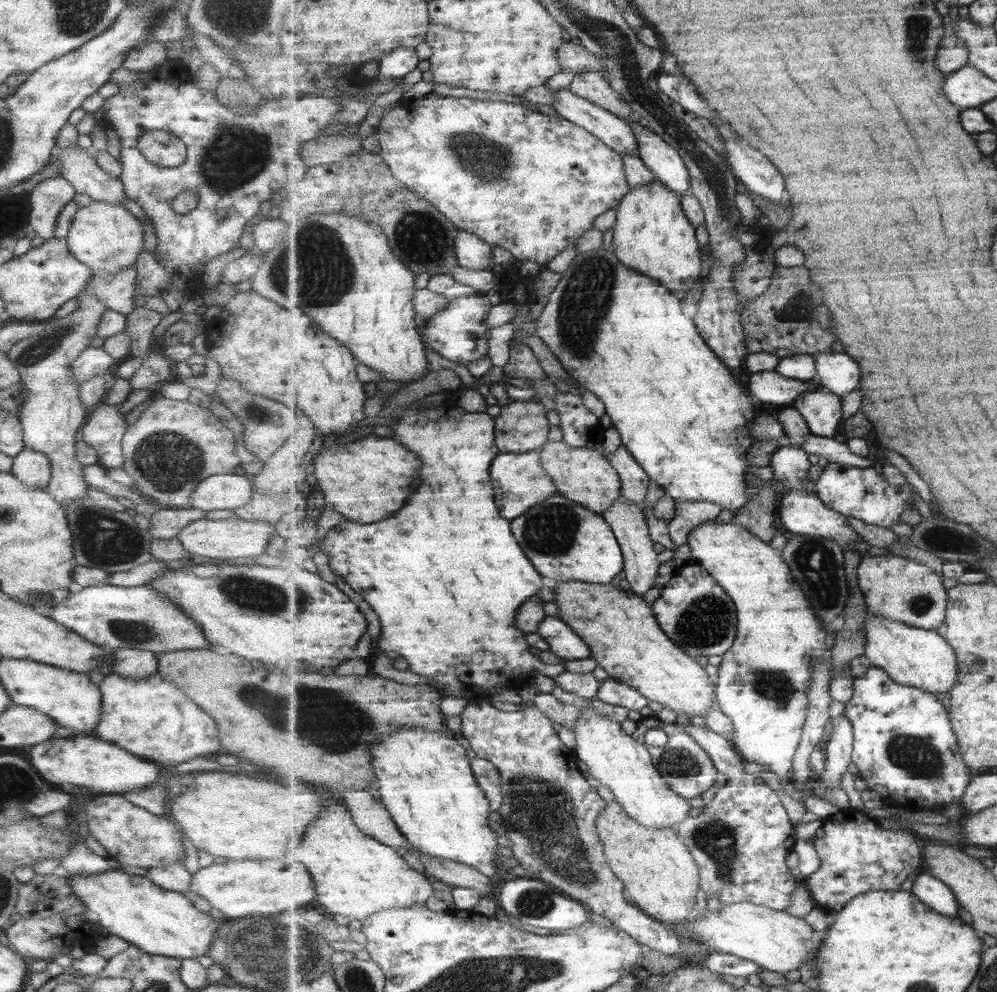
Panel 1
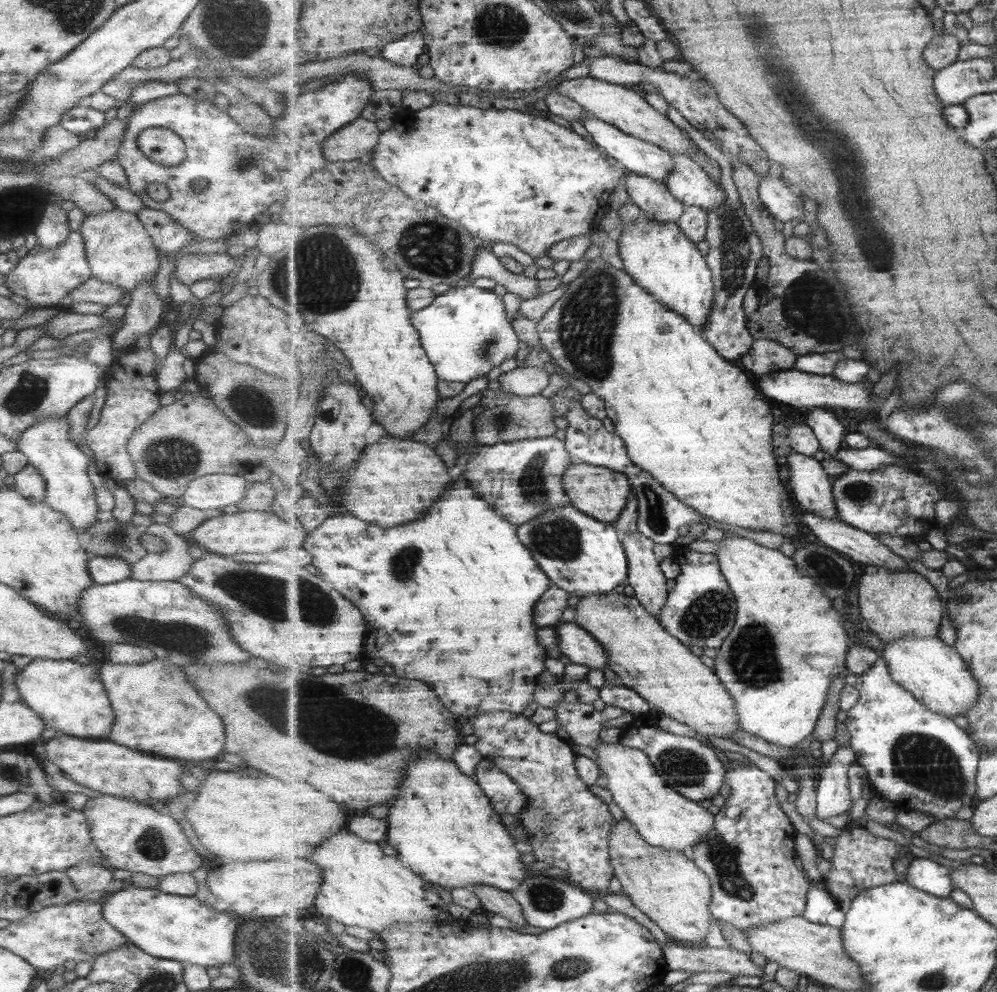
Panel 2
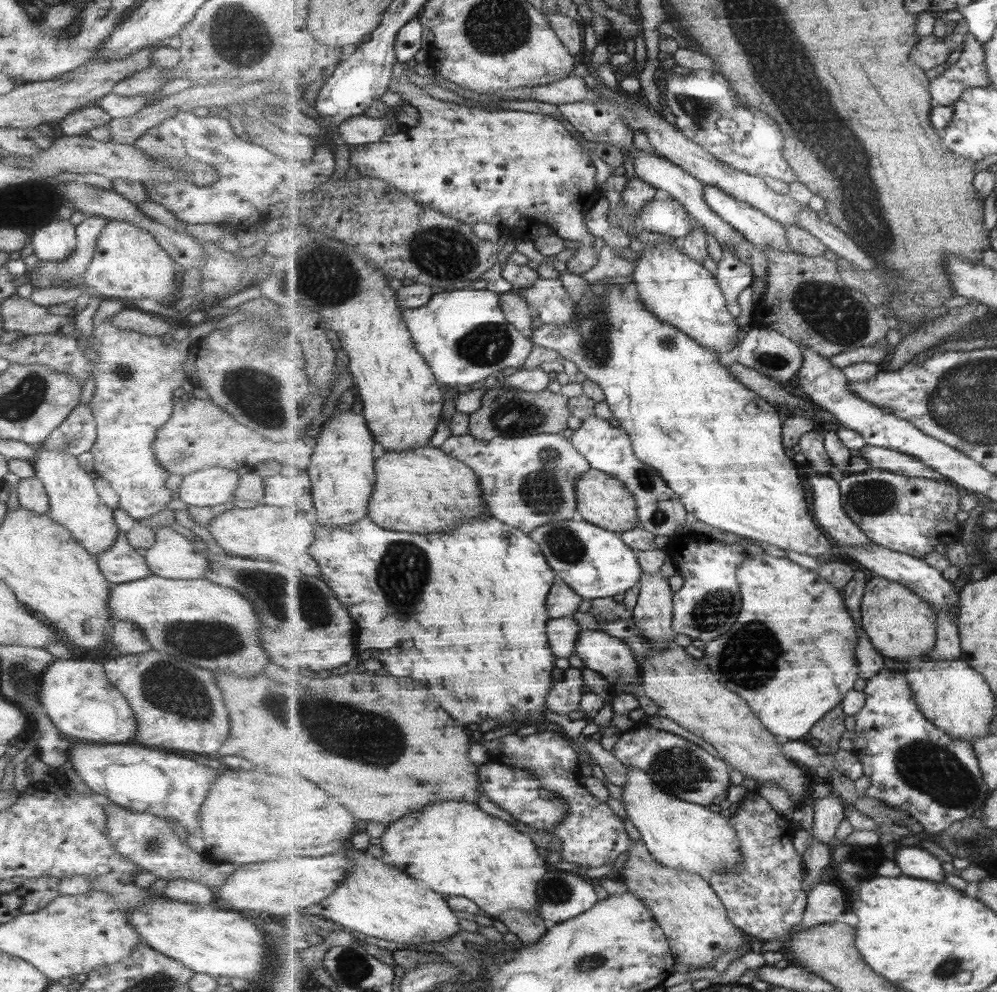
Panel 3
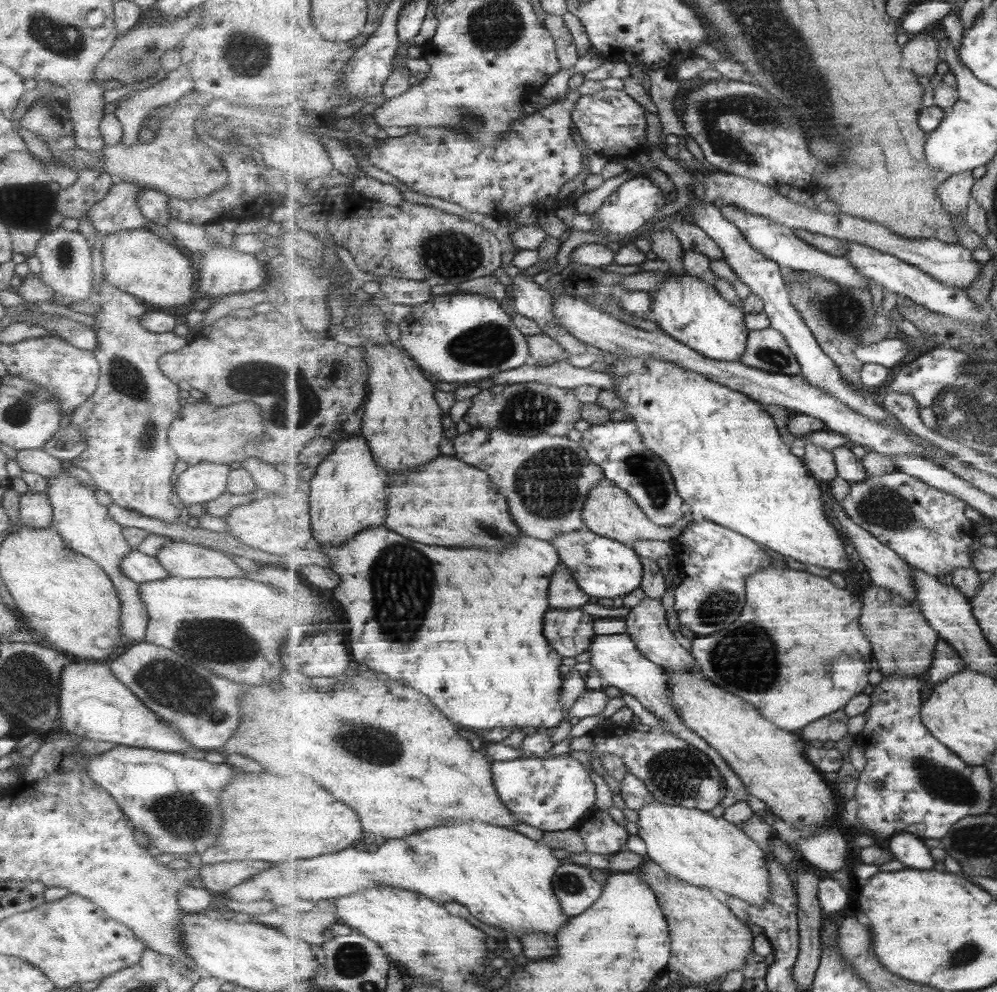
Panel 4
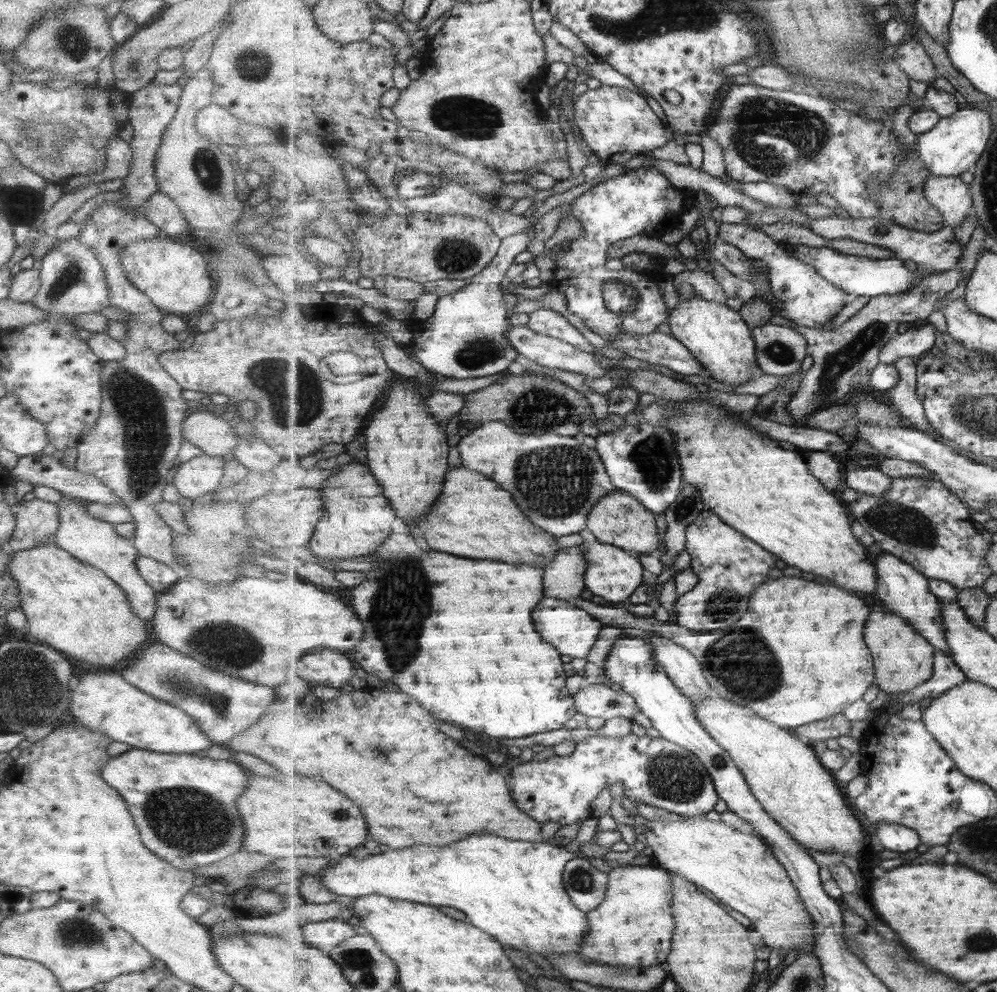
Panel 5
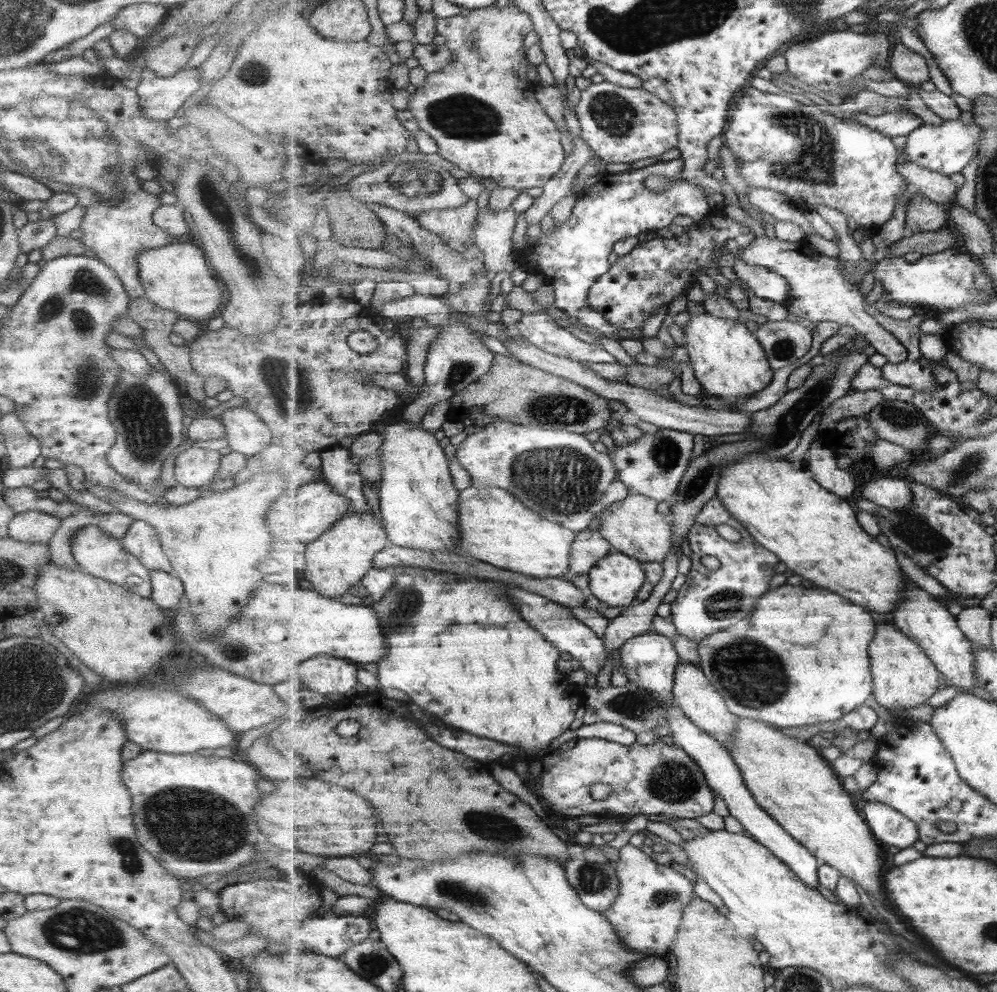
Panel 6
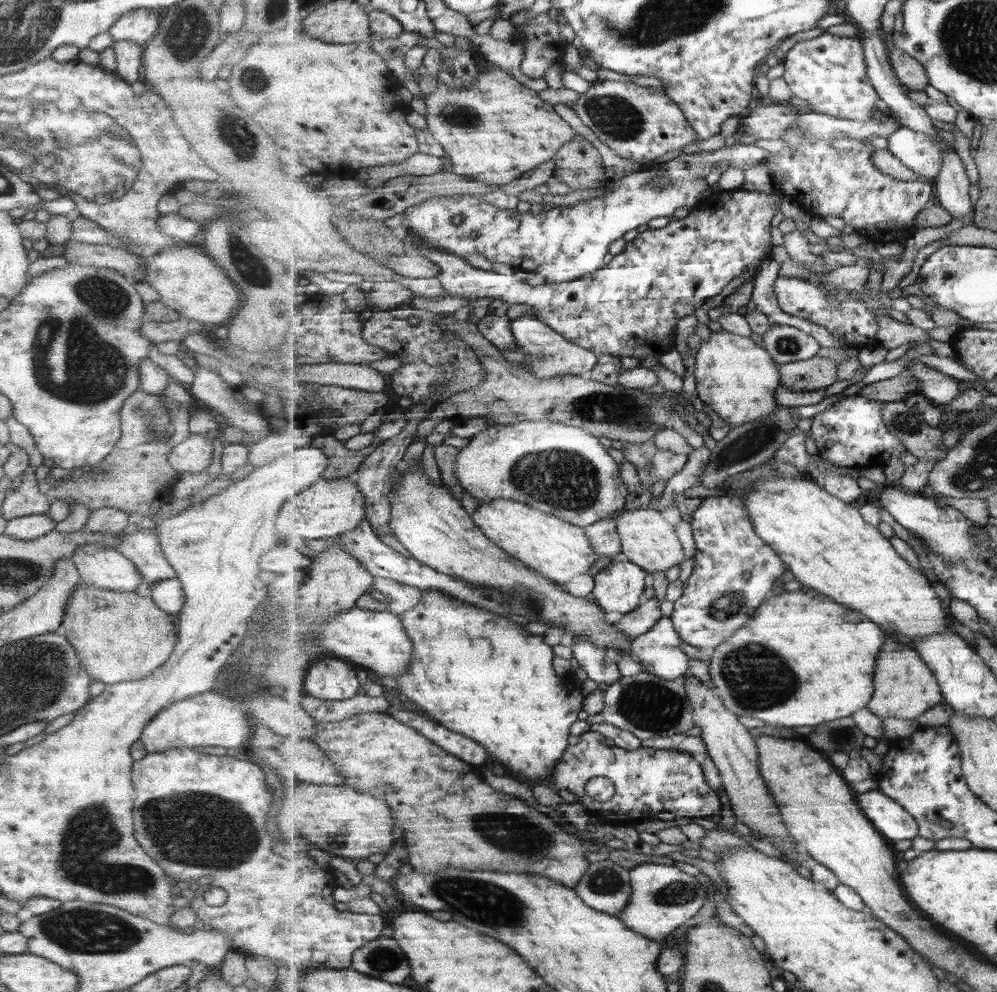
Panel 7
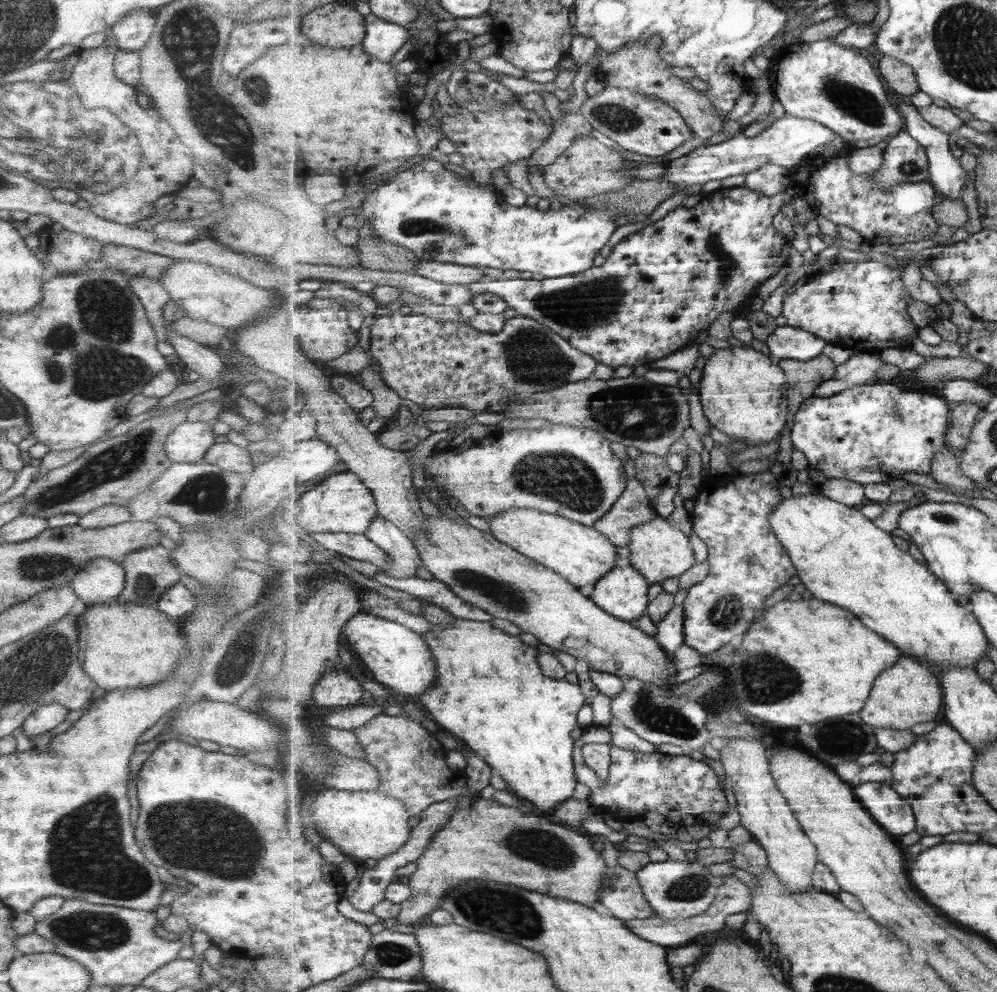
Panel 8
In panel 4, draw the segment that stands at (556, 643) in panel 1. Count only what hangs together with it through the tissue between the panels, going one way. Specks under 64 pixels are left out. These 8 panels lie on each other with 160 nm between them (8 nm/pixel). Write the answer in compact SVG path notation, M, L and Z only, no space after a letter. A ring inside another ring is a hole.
M627 634L597 635L591 642L589 652L592 654L591 664L599 672L604 684L614 686L622 693L633 696L647 711L650 711L662 721L663 725L661 726L668 728L687 744L692 744L695 748L702 750L725 777L728 790L736 794L739 801L747 802L750 792L741 777L733 770L729 761L721 756L721 753L713 748L708 740L705 740L698 732L687 726L687 723L679 716L679 712L673 704L673 698L671 698L672 692L668 683L668 674L662 666L649 660Z

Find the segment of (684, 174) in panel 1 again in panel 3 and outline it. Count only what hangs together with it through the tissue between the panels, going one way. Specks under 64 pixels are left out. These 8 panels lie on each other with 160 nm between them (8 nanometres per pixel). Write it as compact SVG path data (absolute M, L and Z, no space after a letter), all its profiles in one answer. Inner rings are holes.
M705 184L706 201L712 209L759 249L772 246L777 250L792 250L785 225L753 208L748 202L737 200L716 186Z

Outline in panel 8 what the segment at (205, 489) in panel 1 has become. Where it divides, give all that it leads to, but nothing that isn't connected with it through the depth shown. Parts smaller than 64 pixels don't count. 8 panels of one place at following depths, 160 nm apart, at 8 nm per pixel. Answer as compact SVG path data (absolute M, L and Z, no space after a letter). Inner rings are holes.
M183 421L166 434L163 448L171 463L201 463L202 456L215 440L212 423Z

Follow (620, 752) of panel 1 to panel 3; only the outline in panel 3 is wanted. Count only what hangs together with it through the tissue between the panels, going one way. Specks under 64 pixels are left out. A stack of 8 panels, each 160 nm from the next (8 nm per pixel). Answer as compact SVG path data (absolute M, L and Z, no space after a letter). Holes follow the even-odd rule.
M630 767L626 785L621 787L622 802L627 816L640 833L649 852L661 864L678 870L688 870L705 878L714 872L730 870L744 858L739 846L740 836L730 823L709 807L681 800L659 788L648 772Z

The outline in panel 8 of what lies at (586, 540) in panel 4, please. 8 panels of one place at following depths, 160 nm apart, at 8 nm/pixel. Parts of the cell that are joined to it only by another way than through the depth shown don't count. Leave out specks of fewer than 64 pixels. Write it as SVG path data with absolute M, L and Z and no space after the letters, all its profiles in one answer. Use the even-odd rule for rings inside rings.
M632 565L613 568L597 582L591 597L601 609L633 623L648 614L651 583Z

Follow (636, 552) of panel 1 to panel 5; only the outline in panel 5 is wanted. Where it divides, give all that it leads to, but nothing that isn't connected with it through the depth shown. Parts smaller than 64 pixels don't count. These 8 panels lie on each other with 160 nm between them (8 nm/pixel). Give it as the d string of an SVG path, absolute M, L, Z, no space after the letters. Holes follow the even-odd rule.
M651 633L649 642L653 644L656 657L665 667L665 672L687 698L697 701L716 694L705 676L701 661L690 650L669 638L661 637L659 633Z

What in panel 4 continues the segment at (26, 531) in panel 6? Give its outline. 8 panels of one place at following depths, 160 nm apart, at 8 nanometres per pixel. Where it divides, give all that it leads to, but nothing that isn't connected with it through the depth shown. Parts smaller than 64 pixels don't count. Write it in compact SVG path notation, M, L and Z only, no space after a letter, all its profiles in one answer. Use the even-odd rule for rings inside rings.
M21 493L18 500L18 523L29 528L47 528L52 519L52 508L46 493Z

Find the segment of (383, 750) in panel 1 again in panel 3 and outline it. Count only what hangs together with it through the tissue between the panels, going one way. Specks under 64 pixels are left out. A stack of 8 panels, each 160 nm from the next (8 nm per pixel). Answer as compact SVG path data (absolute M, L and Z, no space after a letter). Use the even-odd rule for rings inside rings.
M466 800L434 802L394 822L386 828L380 840L384 852L380 859L385 864L396 866L405 874L427 883L429 888L446 898L464 896L473 900L491 920L498 919L510 908L533 913L537 913L540 908L538 886L548 874L550 865L539 854L539 844L517 826L486 814L477 804Z

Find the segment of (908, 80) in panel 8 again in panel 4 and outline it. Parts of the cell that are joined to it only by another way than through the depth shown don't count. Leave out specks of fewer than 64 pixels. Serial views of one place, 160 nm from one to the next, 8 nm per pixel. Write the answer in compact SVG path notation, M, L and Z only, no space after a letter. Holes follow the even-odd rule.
M930 31L912 36L904 45L903 66L918 76L935 76L939 64L937 39Z

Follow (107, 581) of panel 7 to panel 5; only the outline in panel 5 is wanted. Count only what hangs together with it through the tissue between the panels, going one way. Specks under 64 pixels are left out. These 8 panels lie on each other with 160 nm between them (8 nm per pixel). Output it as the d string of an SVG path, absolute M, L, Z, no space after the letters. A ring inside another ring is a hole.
M62 496L56 502L59 525L53 535L53 543L57 548L64 550L84 564L97 569L114 584L117 584L123 590L125 600L127 600L133 616L137 616L139 620L149 622L155 611L155 592L137 574L135 561L138 554L132 545L132 541L119 536L113 530L112 524L95 520L95 518L89 516L82 502L83 500L70 498L69 496Z

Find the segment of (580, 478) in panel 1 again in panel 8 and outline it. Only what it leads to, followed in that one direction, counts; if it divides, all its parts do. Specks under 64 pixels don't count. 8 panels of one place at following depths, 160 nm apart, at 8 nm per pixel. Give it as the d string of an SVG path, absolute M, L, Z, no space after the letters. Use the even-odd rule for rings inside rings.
M658 515L651 522L644 522L630 531L631 542L627 546L630 550L630 564L650 583L661 585L671 578L679 578L697 563L689 535L677 529L677 526L665 517Z

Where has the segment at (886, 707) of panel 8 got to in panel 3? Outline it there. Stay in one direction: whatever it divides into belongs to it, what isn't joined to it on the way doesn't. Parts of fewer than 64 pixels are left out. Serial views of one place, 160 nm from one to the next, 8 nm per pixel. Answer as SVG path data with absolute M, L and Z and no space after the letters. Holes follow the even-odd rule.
M874 575L862 600L862 623L871 643L890 662L928 654L936 645L938 613L927 601L895 581Z

